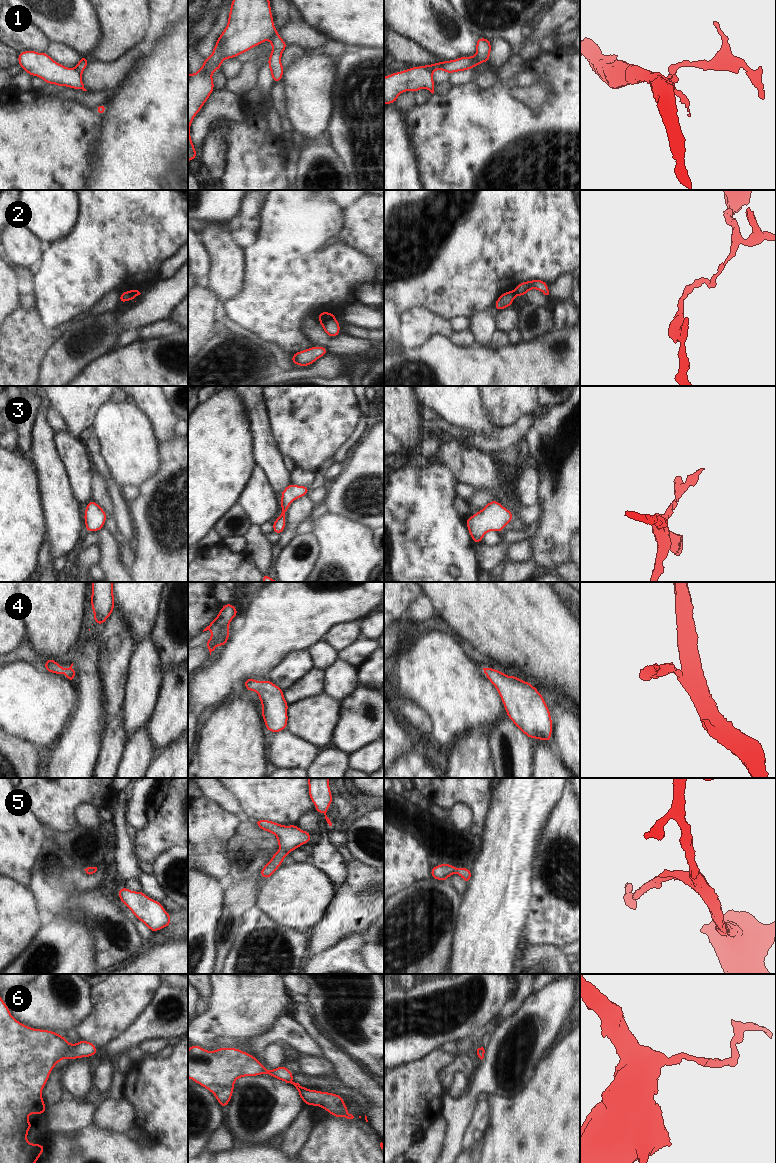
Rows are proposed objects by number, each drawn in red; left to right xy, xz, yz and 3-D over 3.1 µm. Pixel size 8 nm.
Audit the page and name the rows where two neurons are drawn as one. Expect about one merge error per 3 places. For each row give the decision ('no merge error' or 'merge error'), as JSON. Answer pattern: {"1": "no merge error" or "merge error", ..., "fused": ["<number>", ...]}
{"1": "merge error", "2": "merge error", "3": "no merge error", "4": "no merge error", "5": "no merge error", "6": "no merge error", "fused": ["1", "2"]}

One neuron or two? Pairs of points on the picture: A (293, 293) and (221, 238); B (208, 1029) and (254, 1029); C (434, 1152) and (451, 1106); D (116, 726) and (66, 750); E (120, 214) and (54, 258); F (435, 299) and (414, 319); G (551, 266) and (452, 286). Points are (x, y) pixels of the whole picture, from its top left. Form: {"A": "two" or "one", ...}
{"A": "two", "B": "one", "C": "two", "D": "two", "E": "one", "F": "two", "G": "one"}

